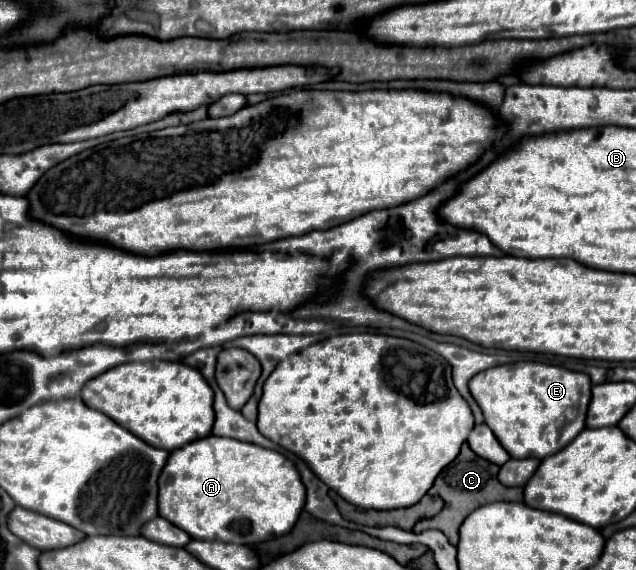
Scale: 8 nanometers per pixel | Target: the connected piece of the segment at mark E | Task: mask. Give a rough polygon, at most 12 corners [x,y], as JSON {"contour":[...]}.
{"contour":[[533,361],[469,391],[503,449],[545,459],[585,429],[585,373]]}

